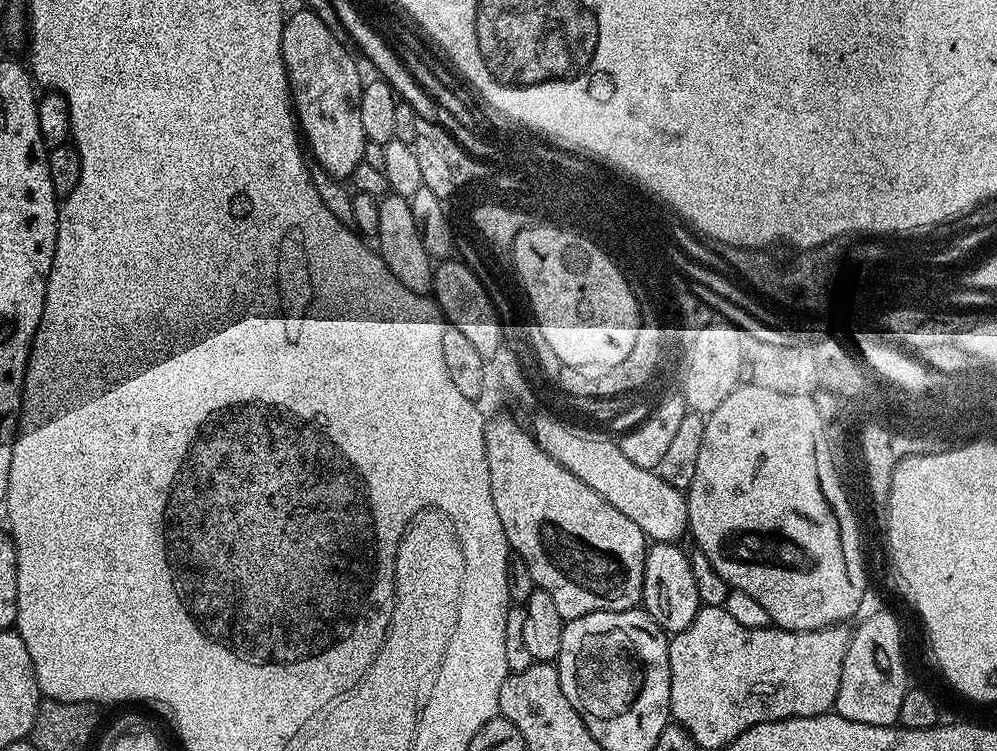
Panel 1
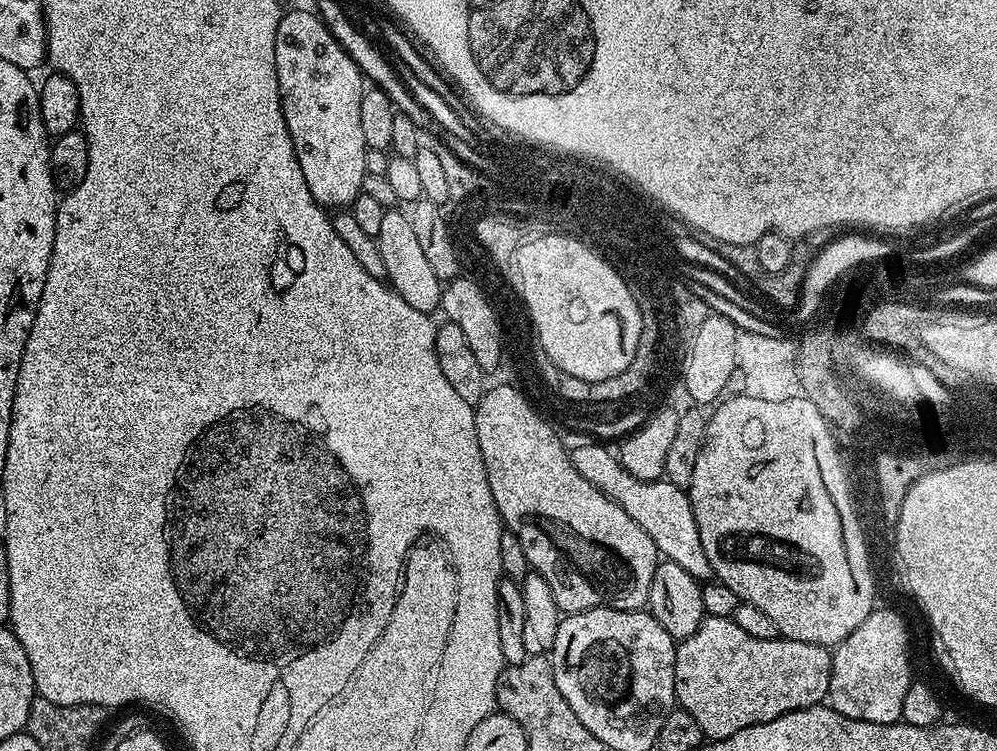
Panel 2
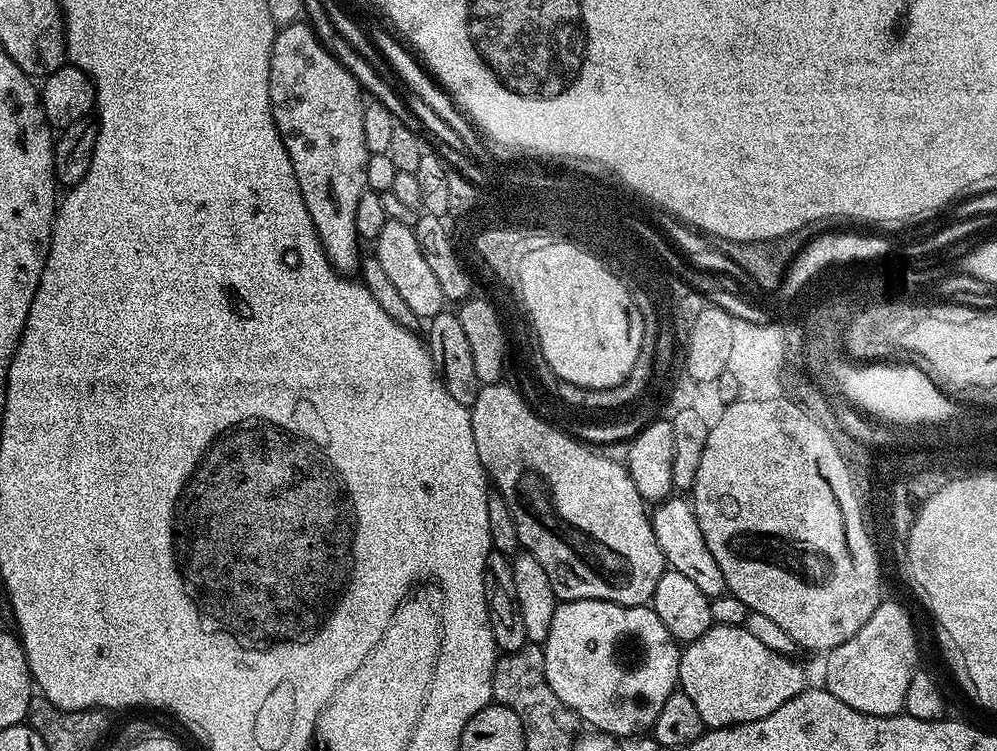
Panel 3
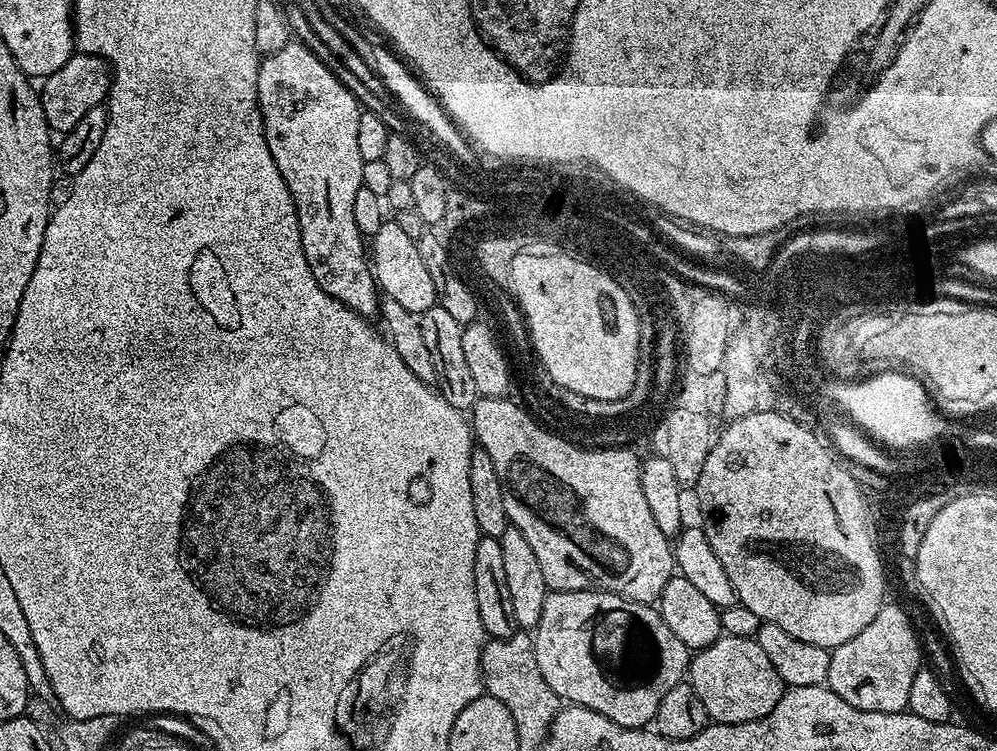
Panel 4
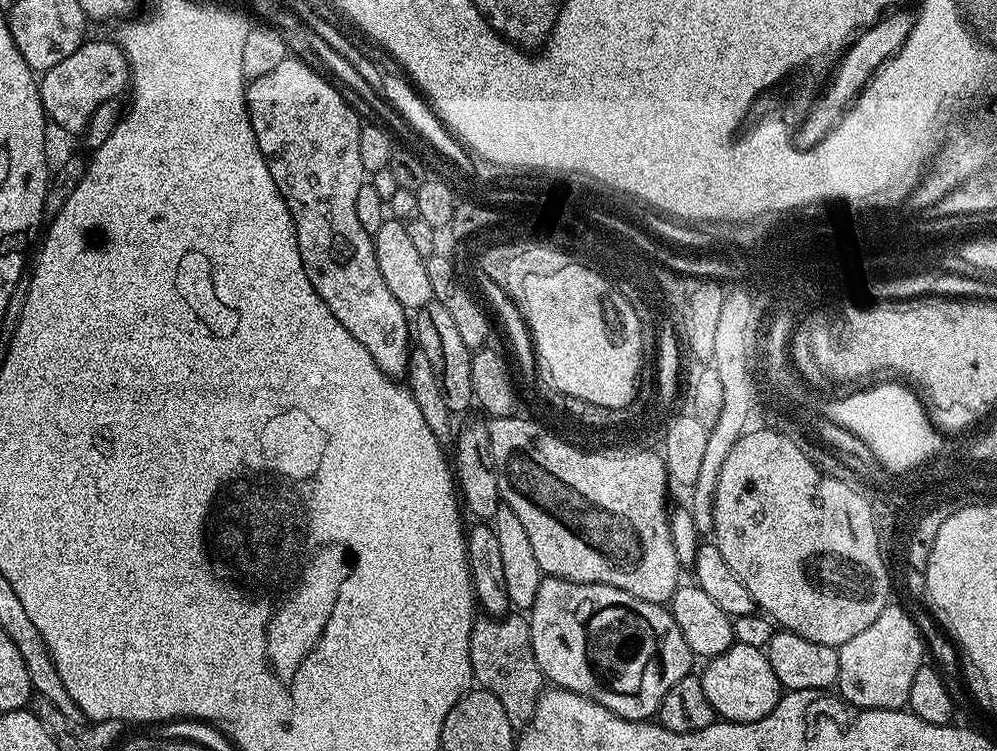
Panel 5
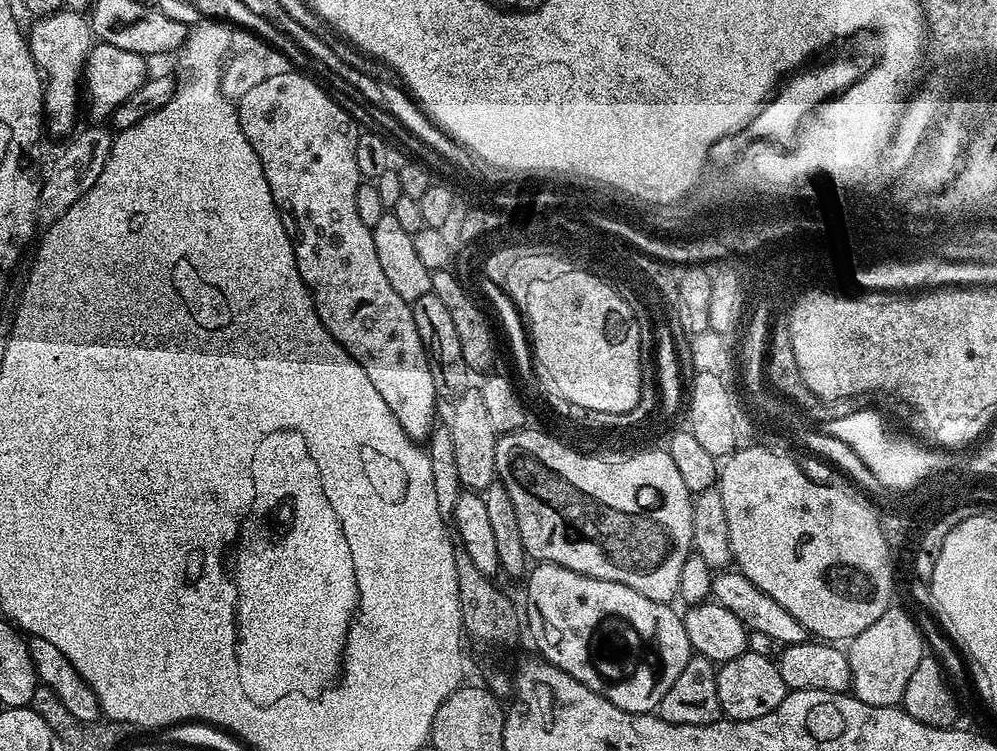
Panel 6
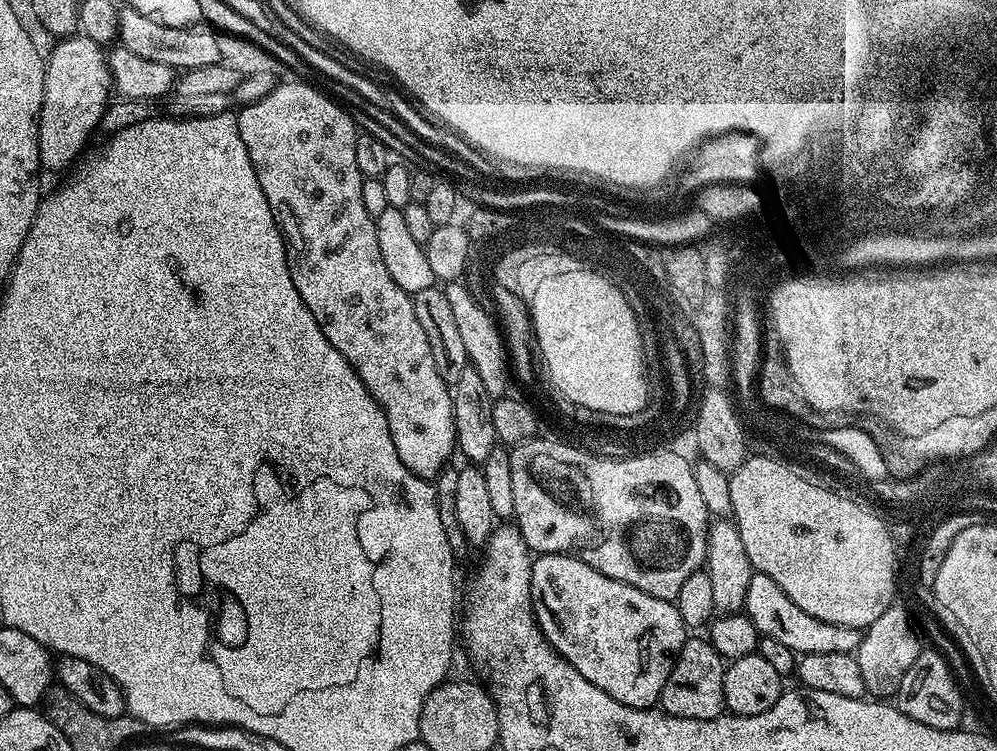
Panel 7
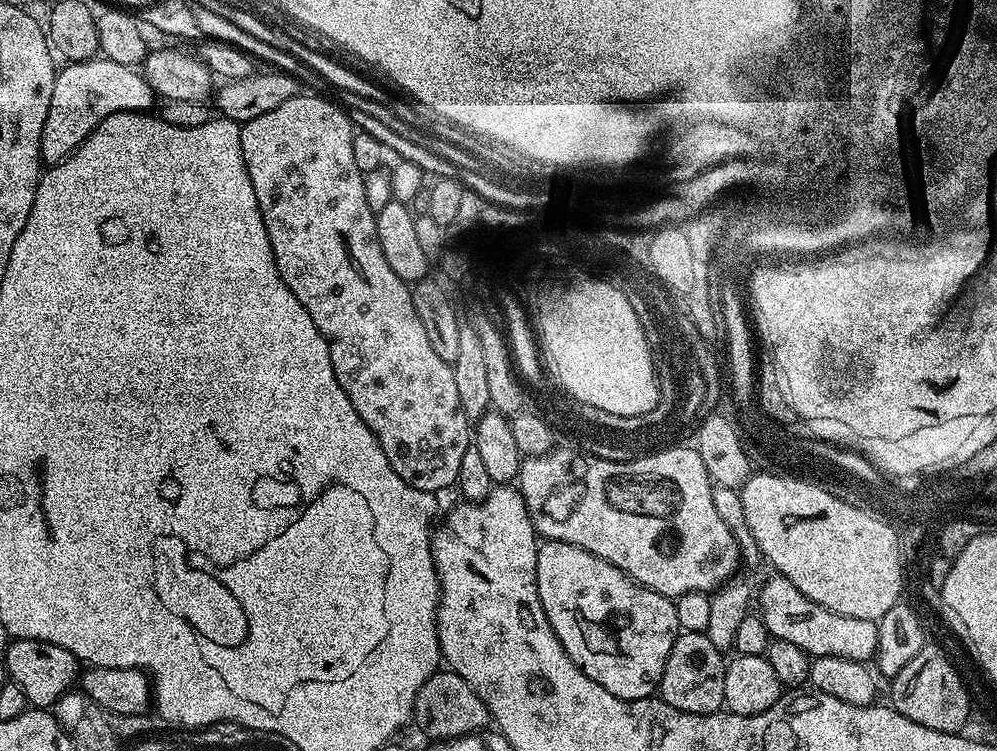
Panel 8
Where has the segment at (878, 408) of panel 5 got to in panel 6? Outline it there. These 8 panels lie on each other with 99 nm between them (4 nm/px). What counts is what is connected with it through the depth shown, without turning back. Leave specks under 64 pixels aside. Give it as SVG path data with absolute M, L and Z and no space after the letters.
M869 408L865 413L842 415L826 421L827 431L851 440L852 446L861 454L867 468L872 471L875 481L882 481L894 488L910 488L924 476L932 474L934 478L944 478L944 488L948 478L952 478L964 466L964 458L960 458L960 450L948 449L948 456L944 456L944 449L936 449L933 453L920 450L908 440L896 440L888 431L888 424L876 409Z

